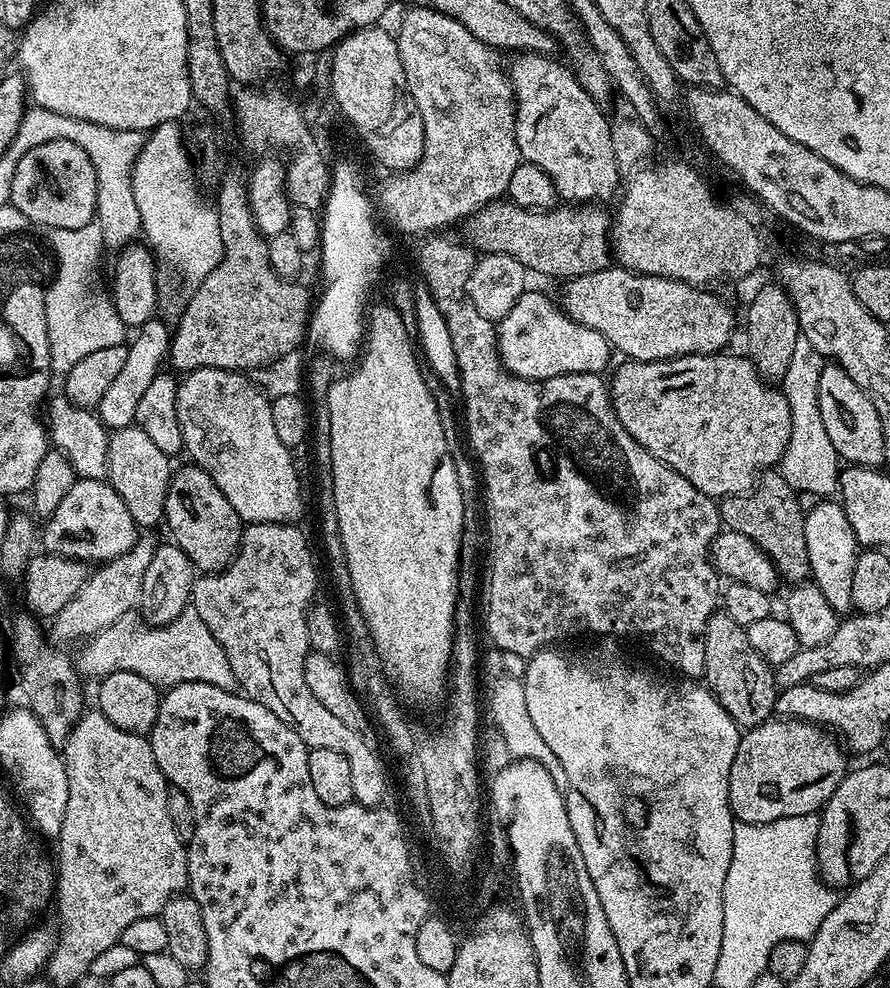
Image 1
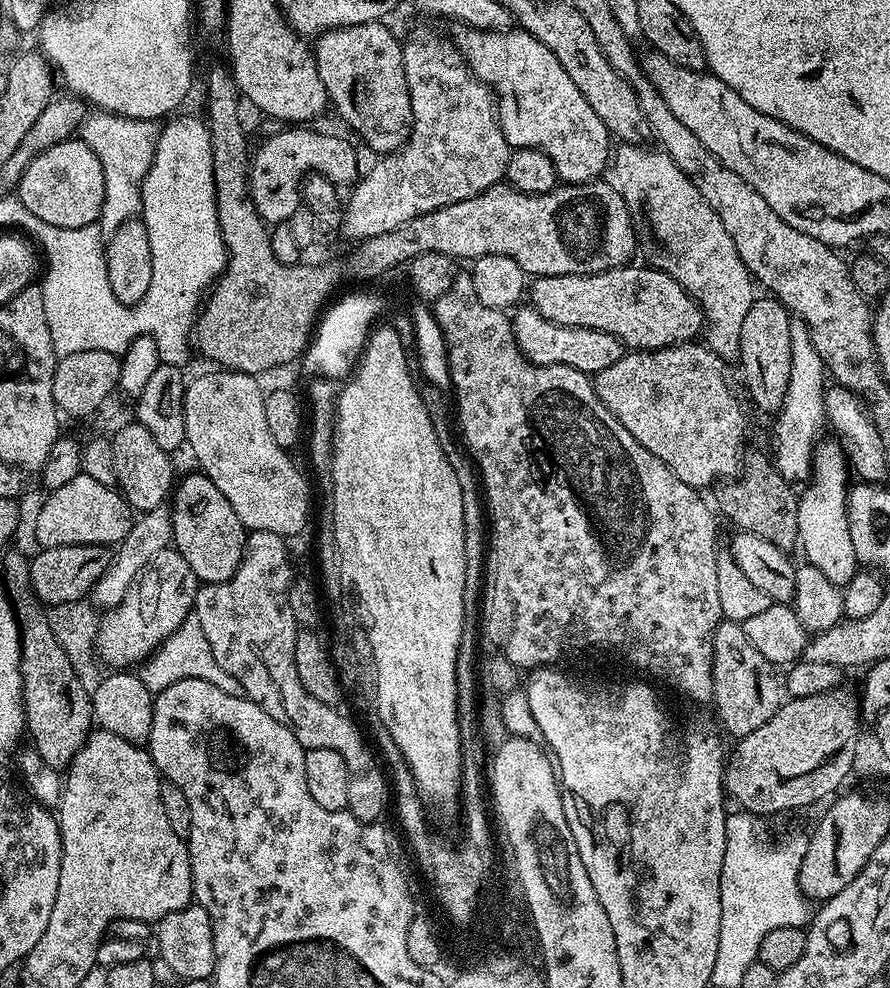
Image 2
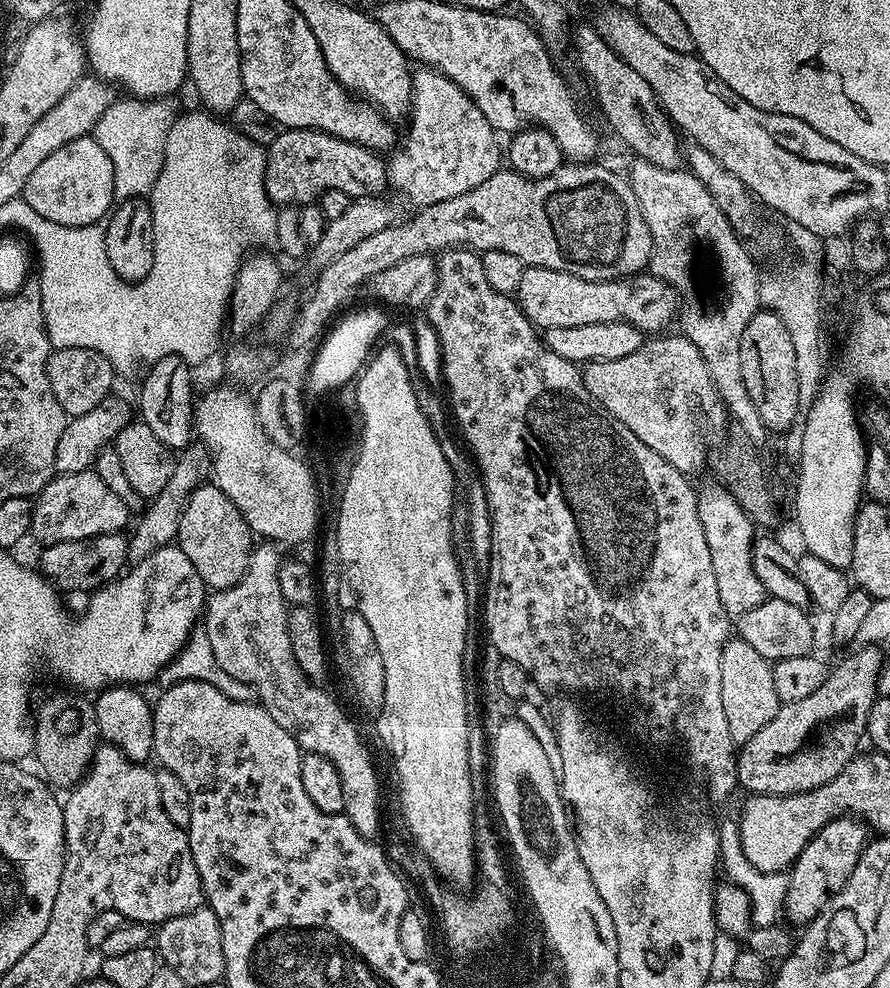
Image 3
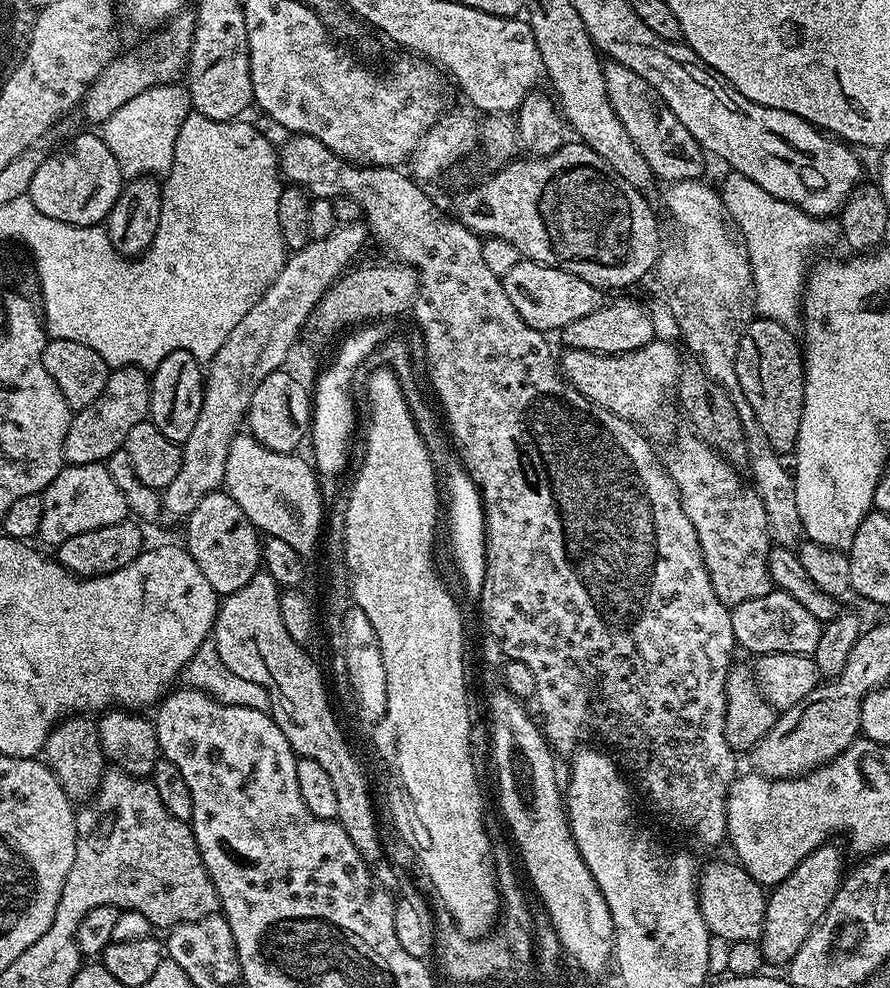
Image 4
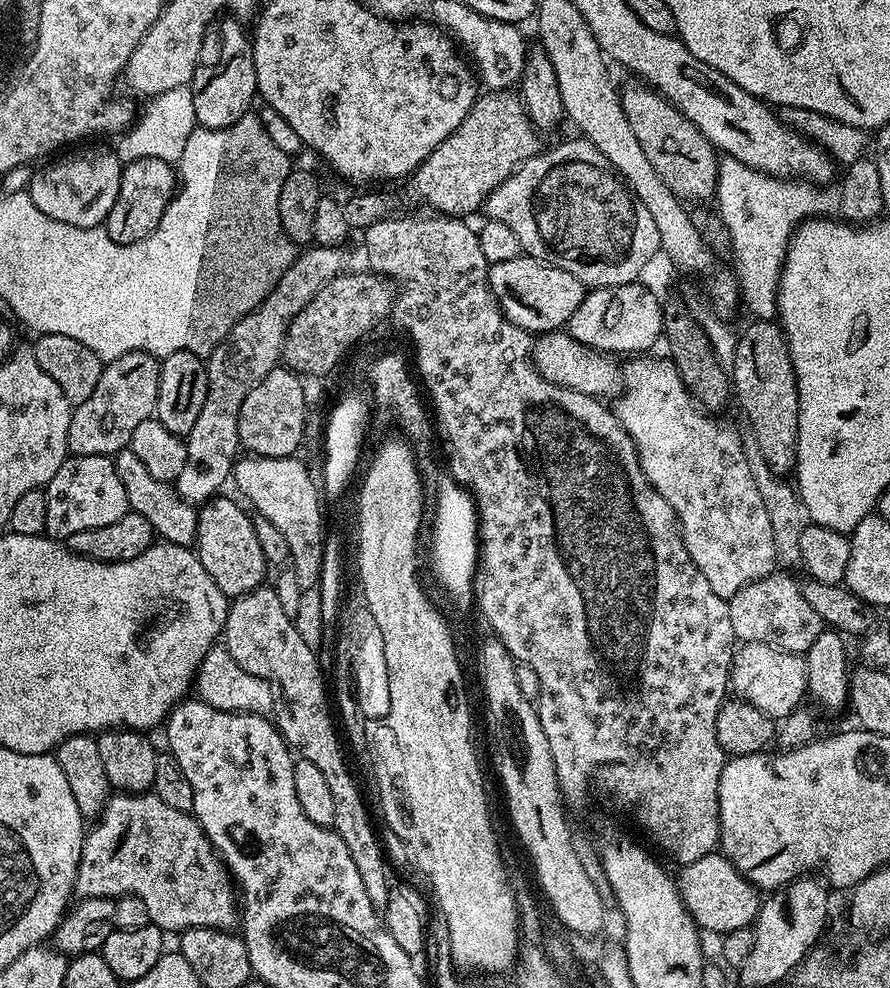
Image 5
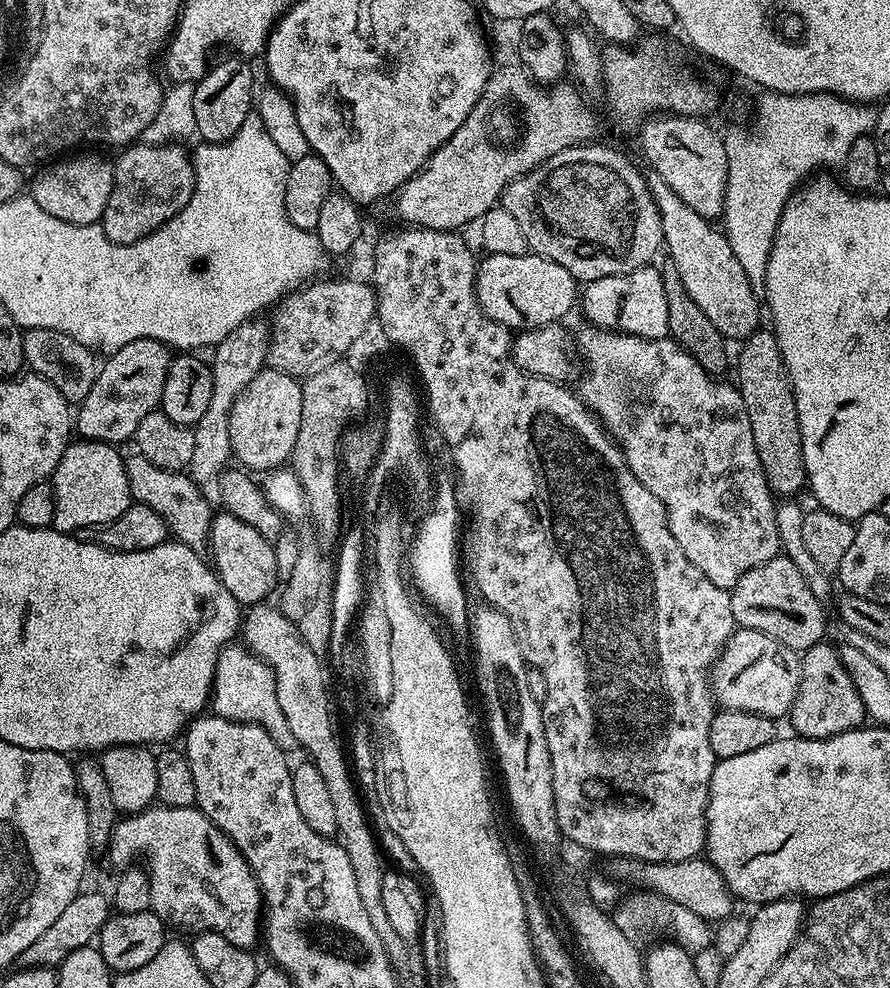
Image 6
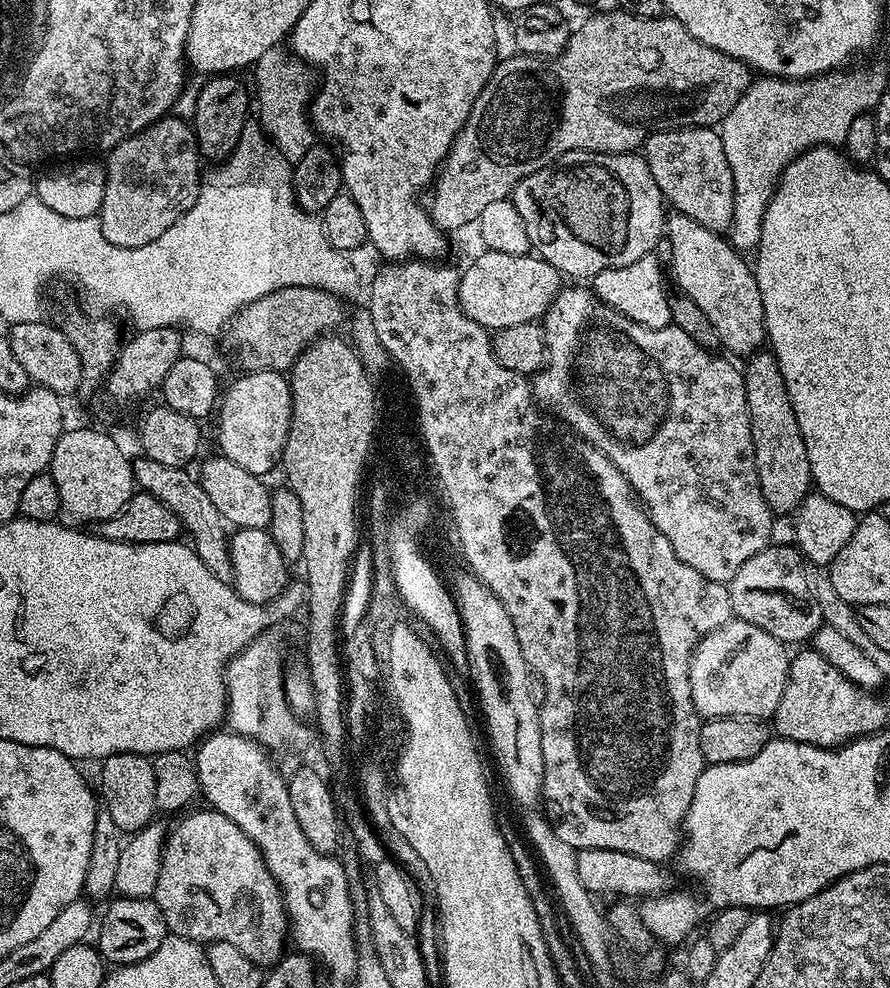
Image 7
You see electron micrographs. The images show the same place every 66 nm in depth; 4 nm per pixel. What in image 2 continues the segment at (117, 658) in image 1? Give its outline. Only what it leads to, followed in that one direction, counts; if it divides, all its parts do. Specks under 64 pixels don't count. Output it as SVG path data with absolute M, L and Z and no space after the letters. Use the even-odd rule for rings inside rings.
M195 614L187 616L182 626L178 626L178 630L174 630L174 634L162 641L156 651L139 665L138 675L154 694L166 690L166 686L174 686L174 682L179 680L198 678L218 686L218 690L226 690L226 694L244 695L237 680L230 678L230 674L226 674L226 670L222 670L222 666L218 666L218 662L214 660L210 642L206 642L206 634L202 634L202 622L198 622Z

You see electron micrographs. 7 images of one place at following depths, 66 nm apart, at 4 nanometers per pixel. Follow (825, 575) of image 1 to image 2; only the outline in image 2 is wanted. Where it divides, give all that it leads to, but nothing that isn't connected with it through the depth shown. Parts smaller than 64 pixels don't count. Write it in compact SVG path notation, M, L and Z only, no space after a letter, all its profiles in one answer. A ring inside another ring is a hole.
M821 439L812 456L812 475L799 497L798 544L804 547L803 559L818 566L830 582L845 585L858 571L854 546L850 546L850 526L848 525L848 494L850 491L850 463L843 447L835 439Z

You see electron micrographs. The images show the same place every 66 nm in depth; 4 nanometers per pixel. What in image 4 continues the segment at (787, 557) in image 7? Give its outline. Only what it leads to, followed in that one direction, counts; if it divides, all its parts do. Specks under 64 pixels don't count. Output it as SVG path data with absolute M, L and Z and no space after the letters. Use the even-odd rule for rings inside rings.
M773 590L760 598L750 598L731 609L731 613L736 643L741 649L745 648L748 652L756 652L755 654L760 656L769 656L771 652L789 652L790 654L807 656L815 653L818 646L818 638L822 627L821 621L816 620L814 614L810 614L810 610L806 610L806 606L802 606L802 602L798 602L785 592Z

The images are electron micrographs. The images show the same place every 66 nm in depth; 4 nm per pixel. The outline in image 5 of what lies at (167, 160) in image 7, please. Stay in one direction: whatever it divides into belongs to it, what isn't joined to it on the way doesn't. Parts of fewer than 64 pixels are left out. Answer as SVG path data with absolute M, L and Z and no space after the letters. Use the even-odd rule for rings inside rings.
M162 158L130 160L123 165L118 186L118 198L110 210L106 227L110 238L119 244L133 244L146 238L158 226L166 206L176 195L178 172Z

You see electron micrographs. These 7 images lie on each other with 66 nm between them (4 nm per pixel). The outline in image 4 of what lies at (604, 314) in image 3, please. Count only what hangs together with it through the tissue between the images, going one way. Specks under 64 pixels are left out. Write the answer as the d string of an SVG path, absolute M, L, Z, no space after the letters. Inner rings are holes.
M523 258L502 278L506 298L510 298L510 306L532 328L545 334L555 333L565 328L570 322L584 318L602 303L601 289L590 282L570 274L566 270L551 268L545 264L536 264L533 260Z

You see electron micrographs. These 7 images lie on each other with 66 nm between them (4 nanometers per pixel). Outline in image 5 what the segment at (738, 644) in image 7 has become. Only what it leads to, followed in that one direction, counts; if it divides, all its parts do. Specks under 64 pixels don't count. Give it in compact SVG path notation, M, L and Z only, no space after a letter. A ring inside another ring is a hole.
M762 642L741 643L732 658L730 688L739 699L748 701L750 706L779 722L797 711L801 707L800 699L805 699L808 671L804 665L804 656Z

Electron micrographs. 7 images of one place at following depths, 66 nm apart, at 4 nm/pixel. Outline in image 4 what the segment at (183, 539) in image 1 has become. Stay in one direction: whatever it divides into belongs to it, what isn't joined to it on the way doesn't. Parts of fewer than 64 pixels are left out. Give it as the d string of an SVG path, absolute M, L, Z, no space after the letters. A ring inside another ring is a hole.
M217 490L206 494L206 498L202 498L202 502L198 502L198 506L194 506L186 518L187 524L183 543L198 570L202 570L206 582L210 582L221 597L234 594L234 590L242 590L242 586L246 586L246 582L261 571L261 533L256 531L250 518L242 514L242 506L238 506L227 491Z

